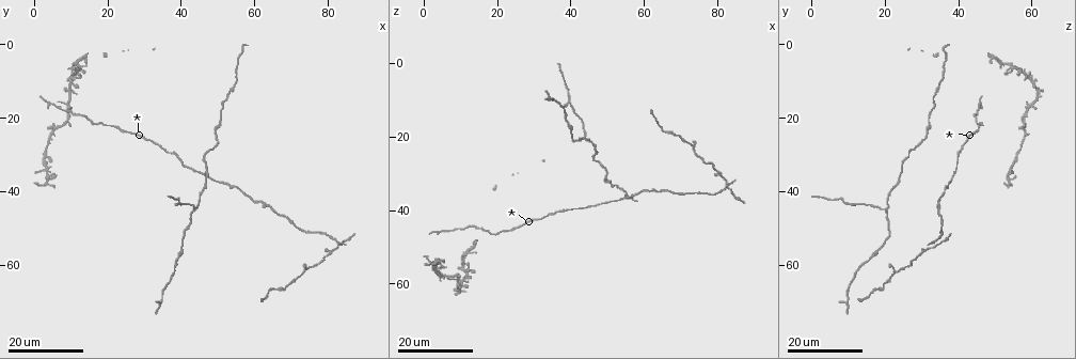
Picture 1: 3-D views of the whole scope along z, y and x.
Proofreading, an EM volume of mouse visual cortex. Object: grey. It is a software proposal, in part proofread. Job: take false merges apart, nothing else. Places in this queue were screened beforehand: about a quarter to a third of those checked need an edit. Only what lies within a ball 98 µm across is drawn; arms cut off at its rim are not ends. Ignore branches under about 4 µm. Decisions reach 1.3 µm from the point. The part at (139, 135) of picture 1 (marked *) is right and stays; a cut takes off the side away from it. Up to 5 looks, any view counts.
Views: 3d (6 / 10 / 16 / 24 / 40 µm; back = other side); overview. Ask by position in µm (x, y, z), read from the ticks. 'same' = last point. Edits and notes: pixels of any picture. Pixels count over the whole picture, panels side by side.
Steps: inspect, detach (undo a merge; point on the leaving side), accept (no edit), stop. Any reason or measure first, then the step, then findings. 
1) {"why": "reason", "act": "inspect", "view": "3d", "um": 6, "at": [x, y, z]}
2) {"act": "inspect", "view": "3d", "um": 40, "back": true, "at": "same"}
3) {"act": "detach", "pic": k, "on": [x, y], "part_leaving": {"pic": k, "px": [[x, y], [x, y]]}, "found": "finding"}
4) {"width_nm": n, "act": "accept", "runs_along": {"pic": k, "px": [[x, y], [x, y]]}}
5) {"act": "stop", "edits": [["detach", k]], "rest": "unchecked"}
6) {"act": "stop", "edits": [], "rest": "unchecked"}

{"why": "small branch off a trunk", "act": "inspect", "view": "3d", "um": 16, "at": [43.5, 45.0, 19.5]}

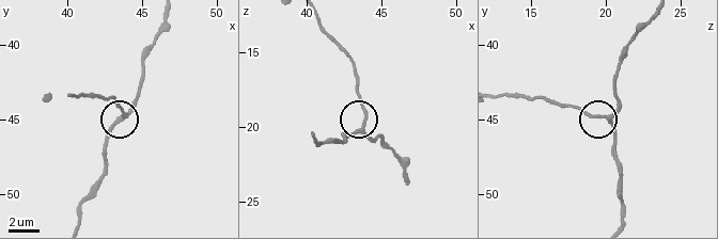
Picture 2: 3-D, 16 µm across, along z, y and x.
{"act": "inspect", "view": "3d", "um": 6, "at": [43.8, 44.8, 19.8]}

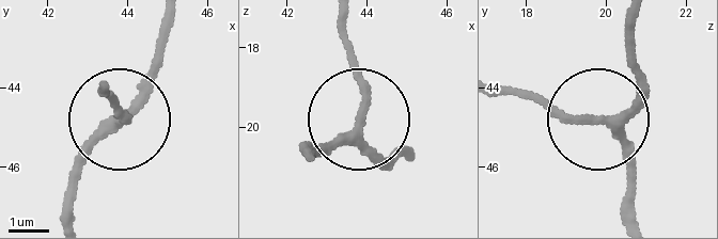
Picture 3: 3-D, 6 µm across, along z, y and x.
{"arms": 3, "act": "accept", "runs_along": {"pic": 3, "px": [[637, 17], [637, 89], [610, 115], [568, 118], [497, 89]]}, "found": "all the same neuron"}

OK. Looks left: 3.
{"act": "inspect", "view": "3d", "um": 24, "at": [50.0, 27.5, 29.0]}

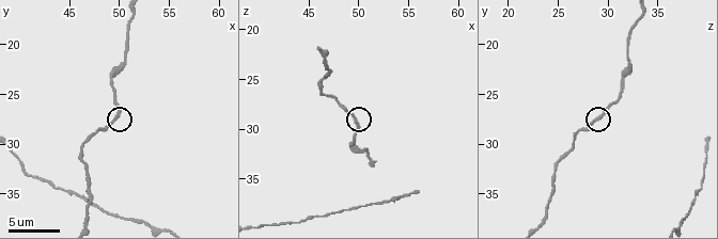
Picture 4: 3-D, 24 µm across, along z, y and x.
{"act": "inspect", "view": "3d", "um": 10, "at": [49.8, 27.4, 29.0]}

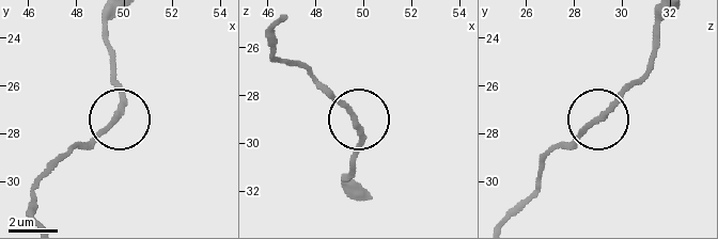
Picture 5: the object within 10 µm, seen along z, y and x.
{"act": "accept", "found": "continuous, no second neuron"}

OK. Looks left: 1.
{"act": "stop", "edits": [], "rest": "unchecked"}

